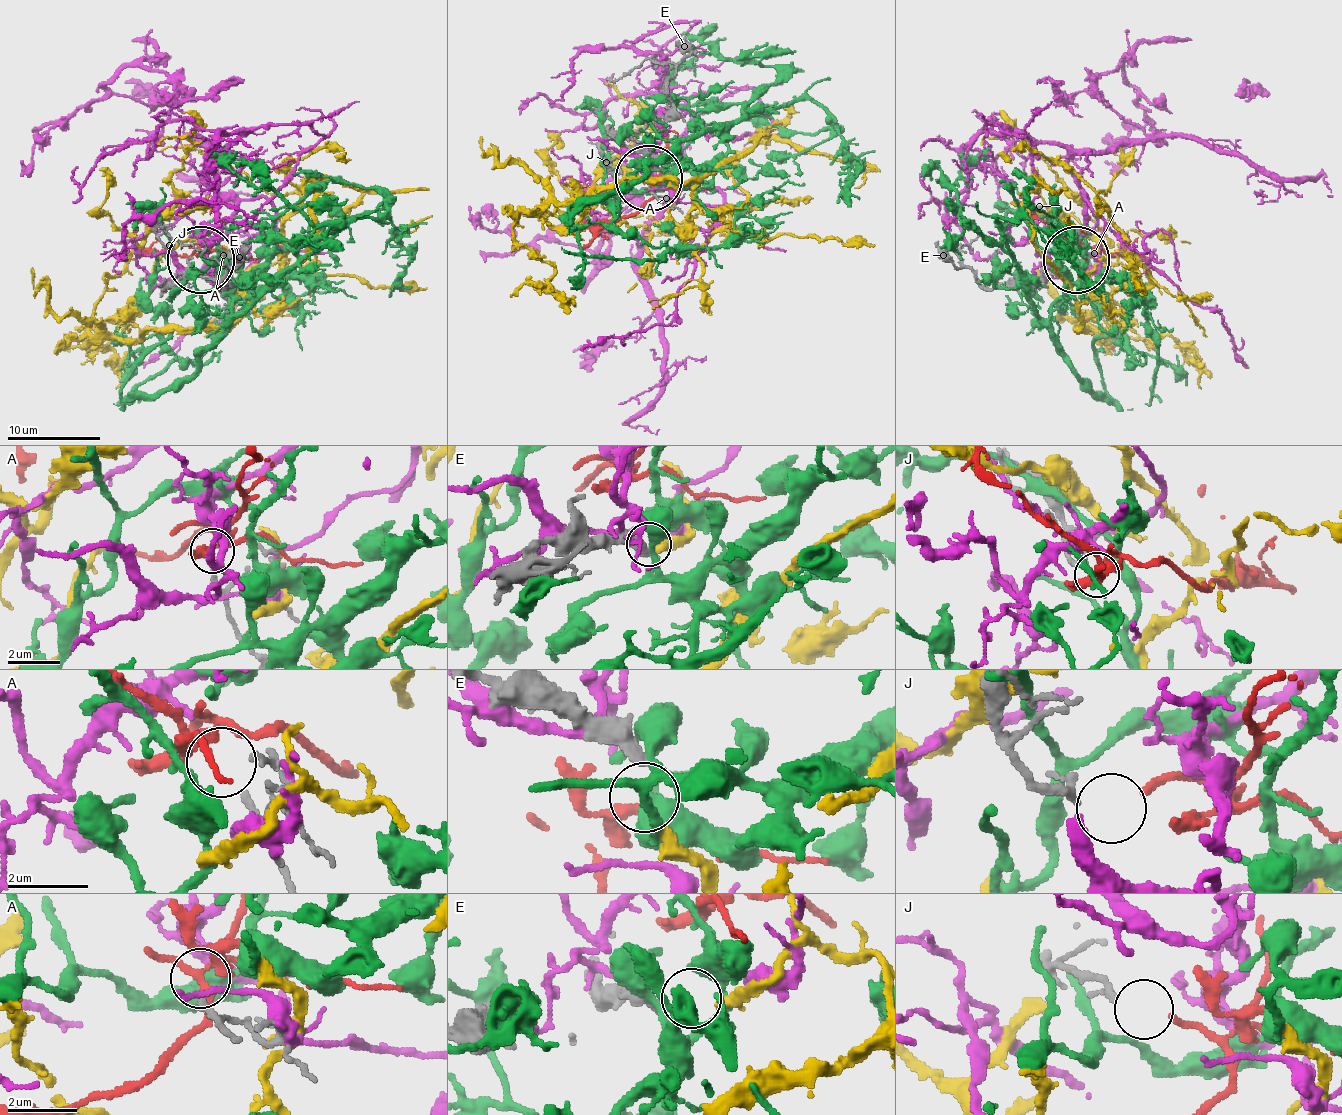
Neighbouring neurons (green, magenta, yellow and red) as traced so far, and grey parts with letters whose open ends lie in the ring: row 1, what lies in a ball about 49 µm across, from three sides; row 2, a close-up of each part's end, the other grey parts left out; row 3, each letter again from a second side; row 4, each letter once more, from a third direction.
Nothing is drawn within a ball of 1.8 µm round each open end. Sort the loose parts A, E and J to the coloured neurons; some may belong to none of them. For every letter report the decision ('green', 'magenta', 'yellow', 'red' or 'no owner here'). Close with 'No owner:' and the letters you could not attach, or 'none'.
A: no owner here
E: yellow
J: red
No owner: A

